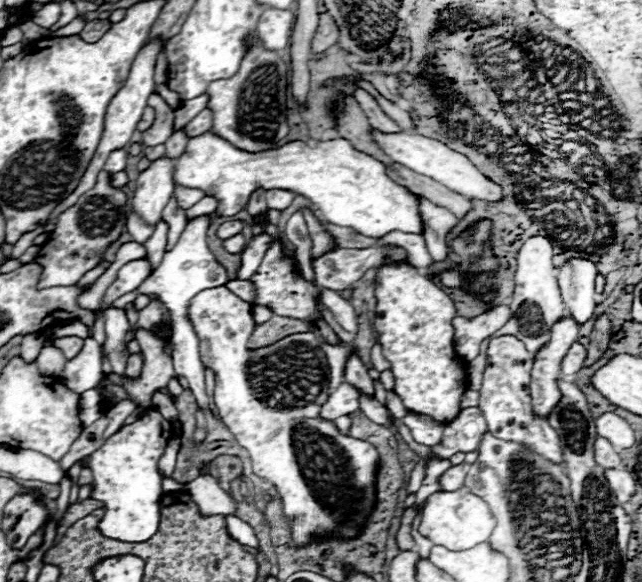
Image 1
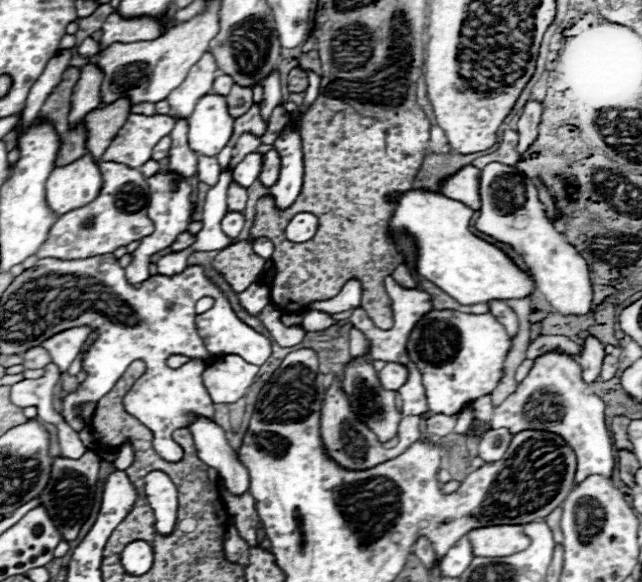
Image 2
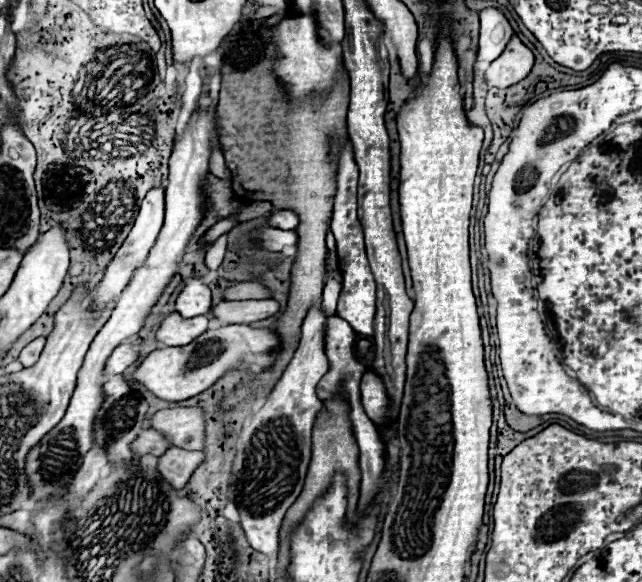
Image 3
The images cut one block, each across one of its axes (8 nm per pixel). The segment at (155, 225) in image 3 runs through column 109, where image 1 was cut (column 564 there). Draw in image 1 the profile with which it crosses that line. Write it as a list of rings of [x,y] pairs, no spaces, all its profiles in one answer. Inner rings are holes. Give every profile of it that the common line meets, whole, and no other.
[[[568,260],[558,272],[558,284],[568,314],[578,326],[594,316],[598,294],[594,292],[596,266],[590,260]]]

